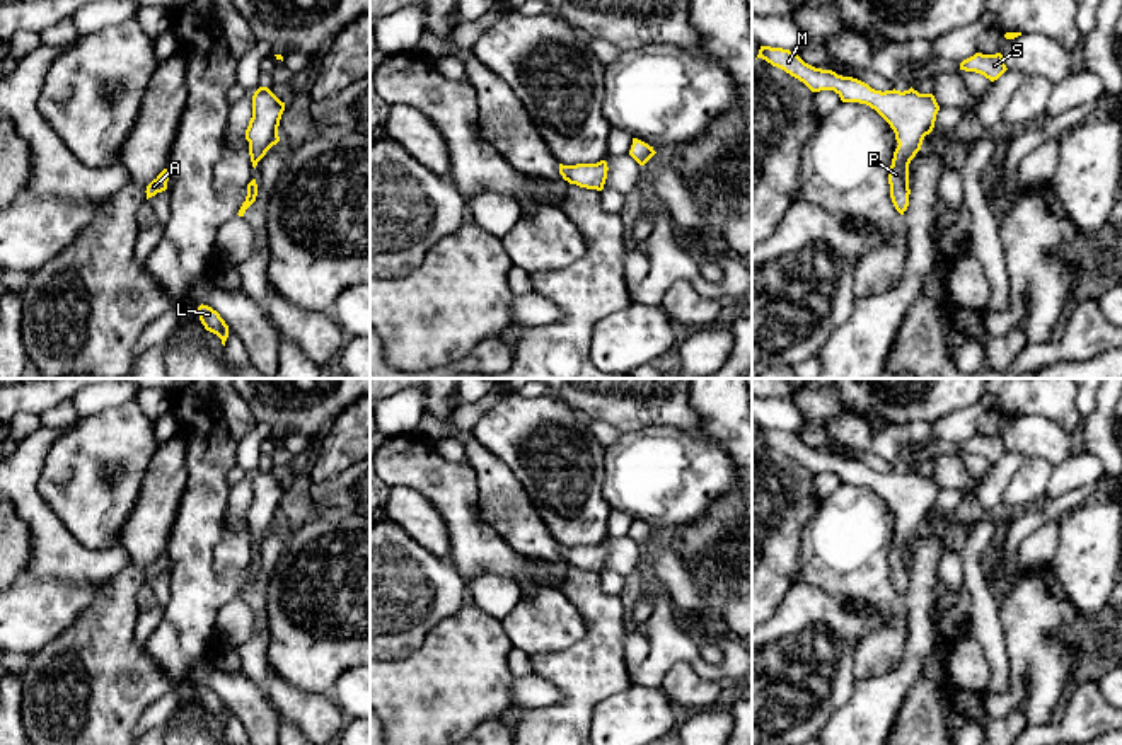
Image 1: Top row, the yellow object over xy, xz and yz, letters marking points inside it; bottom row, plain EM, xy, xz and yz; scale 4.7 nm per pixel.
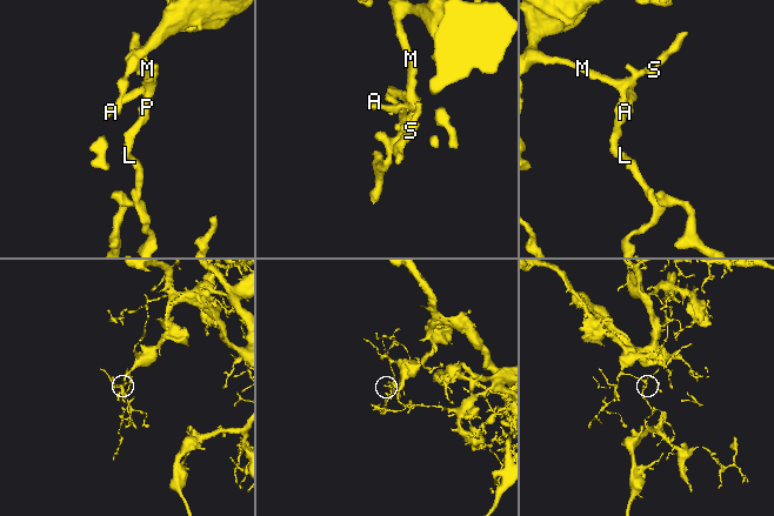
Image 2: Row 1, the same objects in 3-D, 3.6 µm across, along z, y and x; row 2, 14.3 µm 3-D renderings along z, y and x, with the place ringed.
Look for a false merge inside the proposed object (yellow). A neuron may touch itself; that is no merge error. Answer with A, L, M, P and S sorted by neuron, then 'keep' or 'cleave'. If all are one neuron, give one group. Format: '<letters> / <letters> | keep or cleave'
A L M P S | keep

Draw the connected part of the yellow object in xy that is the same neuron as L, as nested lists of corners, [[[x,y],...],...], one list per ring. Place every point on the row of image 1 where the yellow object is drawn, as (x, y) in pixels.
[[[203,303],[198,307],[198,314],[200,314],[200,321],[205,326],[205,329],[217,334],[222,339],[222,344],[225,346],[225,341],[228,338],[228,326],[220,317],[220,314]]]

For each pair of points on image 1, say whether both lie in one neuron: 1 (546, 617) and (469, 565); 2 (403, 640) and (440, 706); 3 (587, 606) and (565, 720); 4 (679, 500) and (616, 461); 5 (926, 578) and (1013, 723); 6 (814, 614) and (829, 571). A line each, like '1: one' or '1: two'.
1: two
2: two
3: one
4: one
5: two
6: two

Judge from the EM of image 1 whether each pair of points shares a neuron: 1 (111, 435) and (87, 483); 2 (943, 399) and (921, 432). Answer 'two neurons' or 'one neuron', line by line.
1: one neuron
2: two neurons

